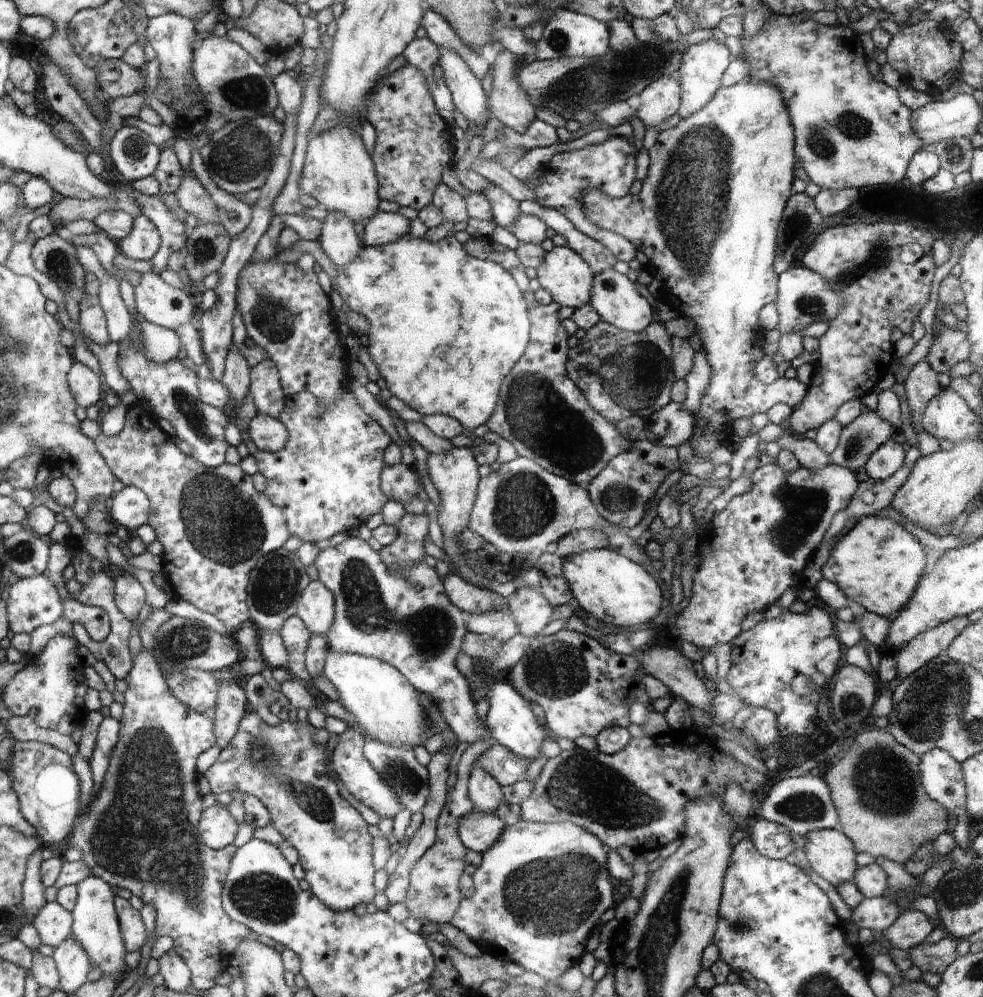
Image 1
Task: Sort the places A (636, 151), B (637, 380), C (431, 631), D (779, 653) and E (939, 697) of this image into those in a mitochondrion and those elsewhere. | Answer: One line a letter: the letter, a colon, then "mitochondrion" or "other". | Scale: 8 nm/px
A: other
B: mitochondrion
C: mitochondrion
D: other
E: mitochondrion

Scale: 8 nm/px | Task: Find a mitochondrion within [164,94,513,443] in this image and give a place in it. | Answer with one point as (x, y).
(243, 155)

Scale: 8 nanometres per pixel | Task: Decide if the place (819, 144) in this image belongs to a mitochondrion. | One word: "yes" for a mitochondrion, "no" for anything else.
yes

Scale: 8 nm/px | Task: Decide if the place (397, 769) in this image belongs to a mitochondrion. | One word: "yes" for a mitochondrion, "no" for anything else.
yes

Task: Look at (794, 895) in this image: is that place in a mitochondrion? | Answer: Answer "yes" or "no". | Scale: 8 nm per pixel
no

